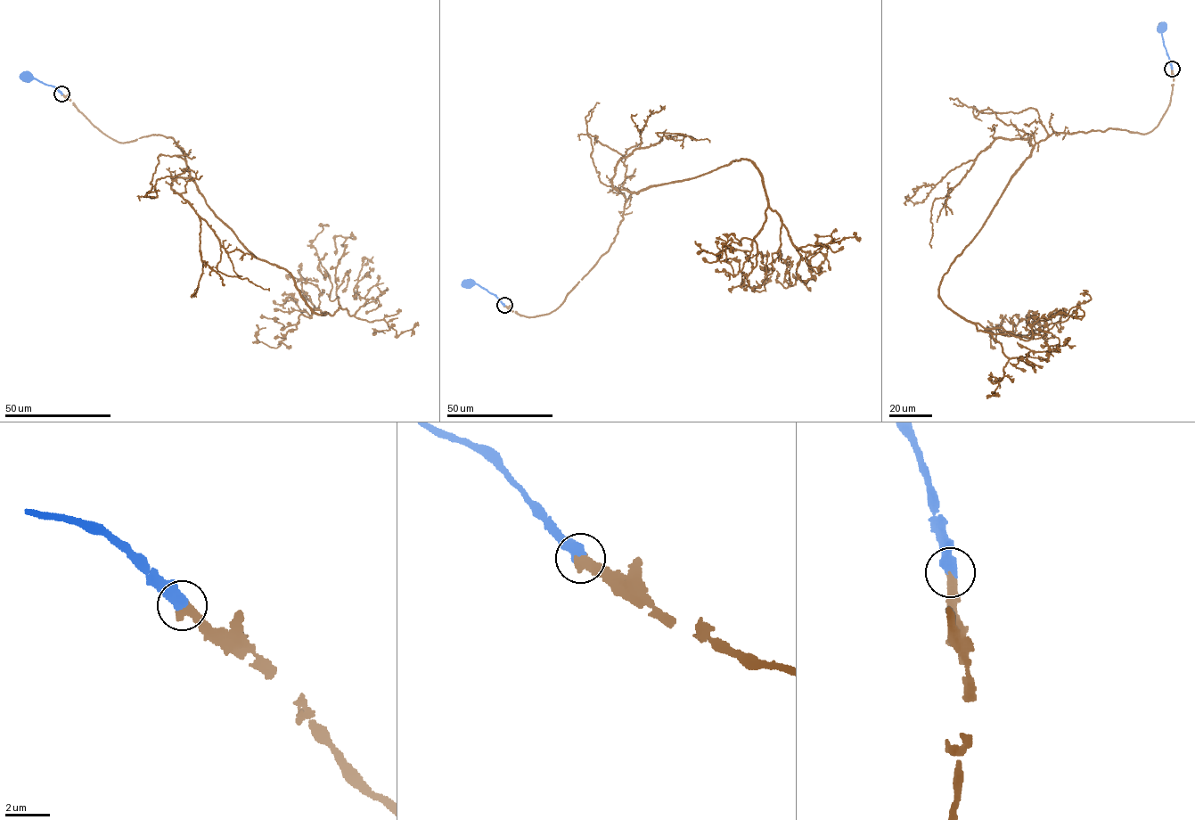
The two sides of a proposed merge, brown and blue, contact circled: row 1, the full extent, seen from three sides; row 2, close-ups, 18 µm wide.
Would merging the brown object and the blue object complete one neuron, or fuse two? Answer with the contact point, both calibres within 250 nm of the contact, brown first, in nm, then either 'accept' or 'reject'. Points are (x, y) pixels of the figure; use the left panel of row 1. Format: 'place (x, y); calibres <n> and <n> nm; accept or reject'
place (61, 94); calibres 480 and 600 nm; accept

